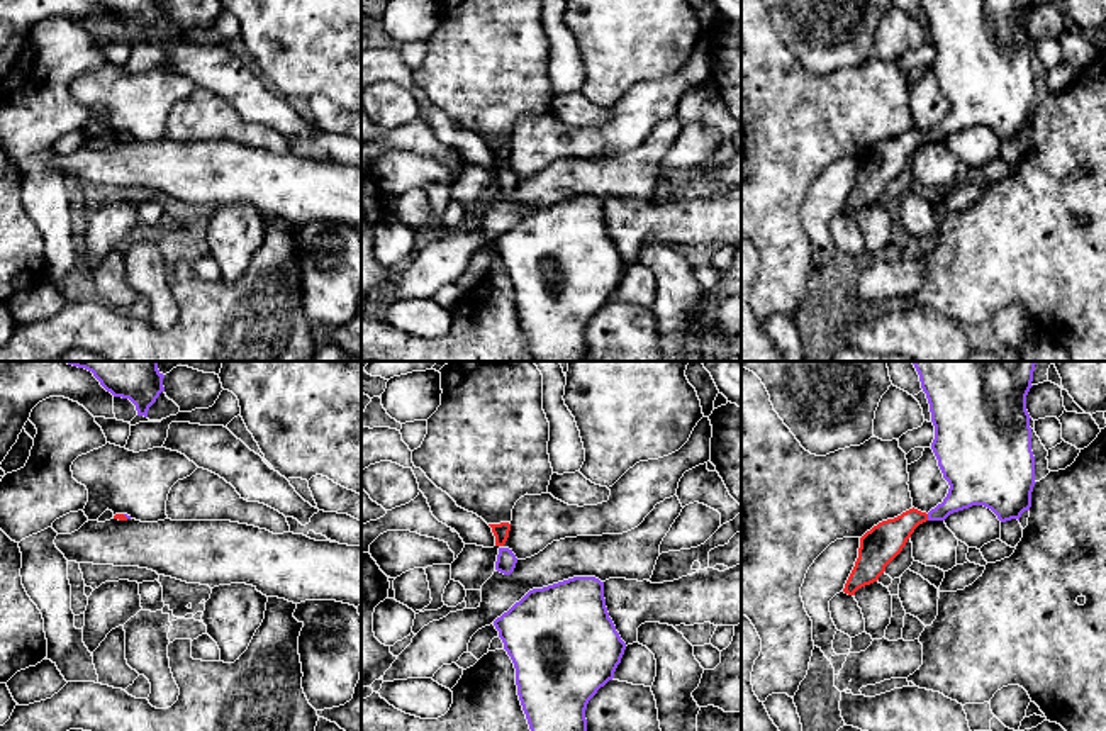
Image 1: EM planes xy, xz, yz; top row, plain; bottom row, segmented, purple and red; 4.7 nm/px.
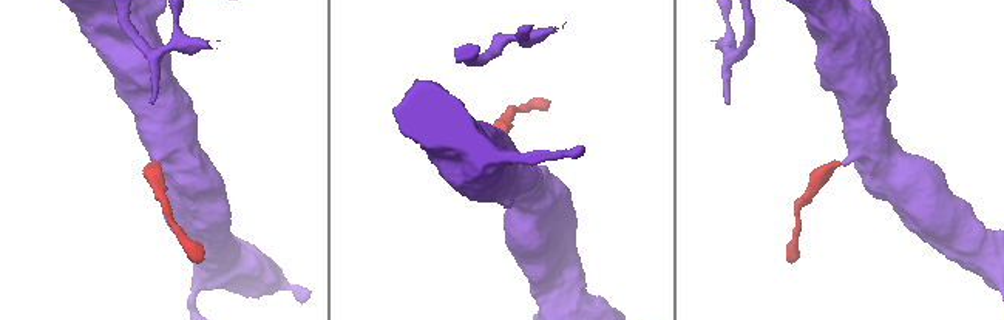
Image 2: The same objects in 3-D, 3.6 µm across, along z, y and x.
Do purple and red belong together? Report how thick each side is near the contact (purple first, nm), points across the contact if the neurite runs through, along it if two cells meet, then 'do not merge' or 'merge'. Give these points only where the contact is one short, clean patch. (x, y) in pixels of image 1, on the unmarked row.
190/180 nm | across yz (969, 104), (940, 133), (928, 138), (910, 139), (882, 163) | merge

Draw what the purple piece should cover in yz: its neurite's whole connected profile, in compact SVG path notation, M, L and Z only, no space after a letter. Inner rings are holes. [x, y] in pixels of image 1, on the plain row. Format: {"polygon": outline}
{"polygon": "M919 0L926 14L935 59L931 70L950 109L941 124L928 134L909 129L874 146L860 158L858 178L843 212L855 215L879 200L885 187L902 171L914 149L926 141L945 141L950 134L984 126L1001 142L1018 139L1031 127L1035 76L1031 71L1026 15L1033 0Z"}

